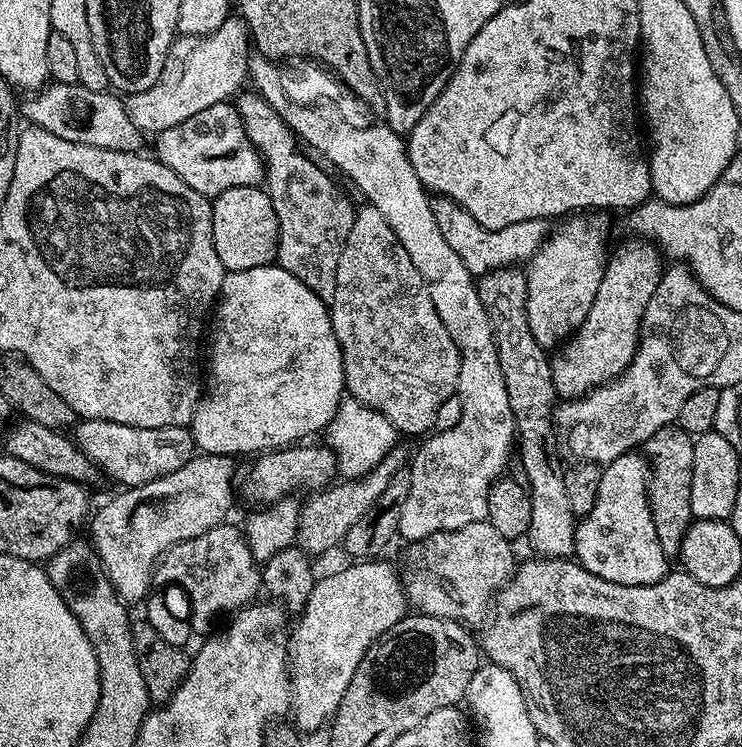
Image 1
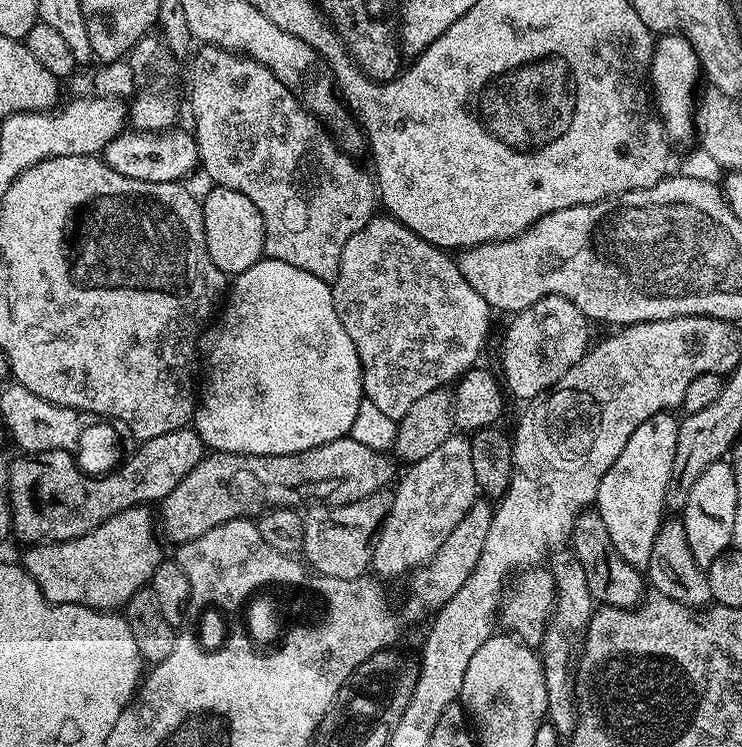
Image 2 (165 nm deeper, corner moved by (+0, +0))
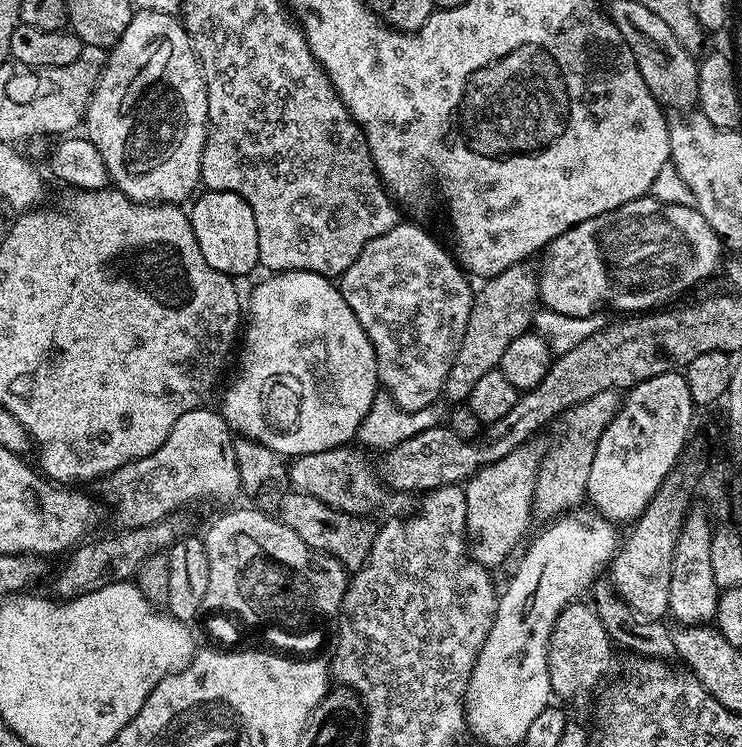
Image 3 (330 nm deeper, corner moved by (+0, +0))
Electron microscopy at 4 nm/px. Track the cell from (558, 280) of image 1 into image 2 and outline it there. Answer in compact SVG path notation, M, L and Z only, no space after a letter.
M564 296L542 298L534 302L534 306L515 313L511 320L512 325L504 332L504 349L500 352L500 364L504 367L502 382L511 395L513 392L523 402L531 402L545 395L574 362L584 357L590 347L590 322L582 310Z

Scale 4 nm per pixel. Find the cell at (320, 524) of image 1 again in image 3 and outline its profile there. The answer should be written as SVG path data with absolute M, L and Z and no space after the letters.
M527 263L510 266L510 270L502 270L502 274L487 277L481 283L484 285L475 289L470 318L466 322L466 334L462 334L458 354L450 366L450 374L446 374L442 393L443 399L448 399L452 406L467 401L478 378L499 369L502 354L506 354L510 342L533 327L538 311L540 285L537 273L533 269L531 272L528 267Z

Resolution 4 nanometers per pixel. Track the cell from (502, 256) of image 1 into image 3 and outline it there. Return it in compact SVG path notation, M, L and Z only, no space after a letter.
M651 194L639 196L634 202L626 202L606 214L578 222L578 226L547 244L544 261L538 267L539 303L549 312L567 316L591 316L599 313L603 304L617 308L620 314L643 314L667 305L672 302L667 300L706 279L720 263L725 263L724 252L724 241L693 205L667 204Z

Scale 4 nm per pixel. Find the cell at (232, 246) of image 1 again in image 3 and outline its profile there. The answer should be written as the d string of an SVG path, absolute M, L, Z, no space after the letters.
M204 190L200 193L200 197L197 195L191 201L190 219L194 238L198 240L198 250L202 250L202 258L206 258L206 262L214 270L233 278L241 278L247 272L257 271L260 259L254 210L250 210L246 201L233 192Z

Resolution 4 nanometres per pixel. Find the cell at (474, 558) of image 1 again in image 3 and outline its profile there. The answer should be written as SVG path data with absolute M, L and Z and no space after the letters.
M591 603L568 604L558 614L558 622L552 631L548 647L550 666L550 686L557 701L580 700L587 692L596 688L596 683L612 668L612 648L614 641L608 636L602 618L598 618Z

